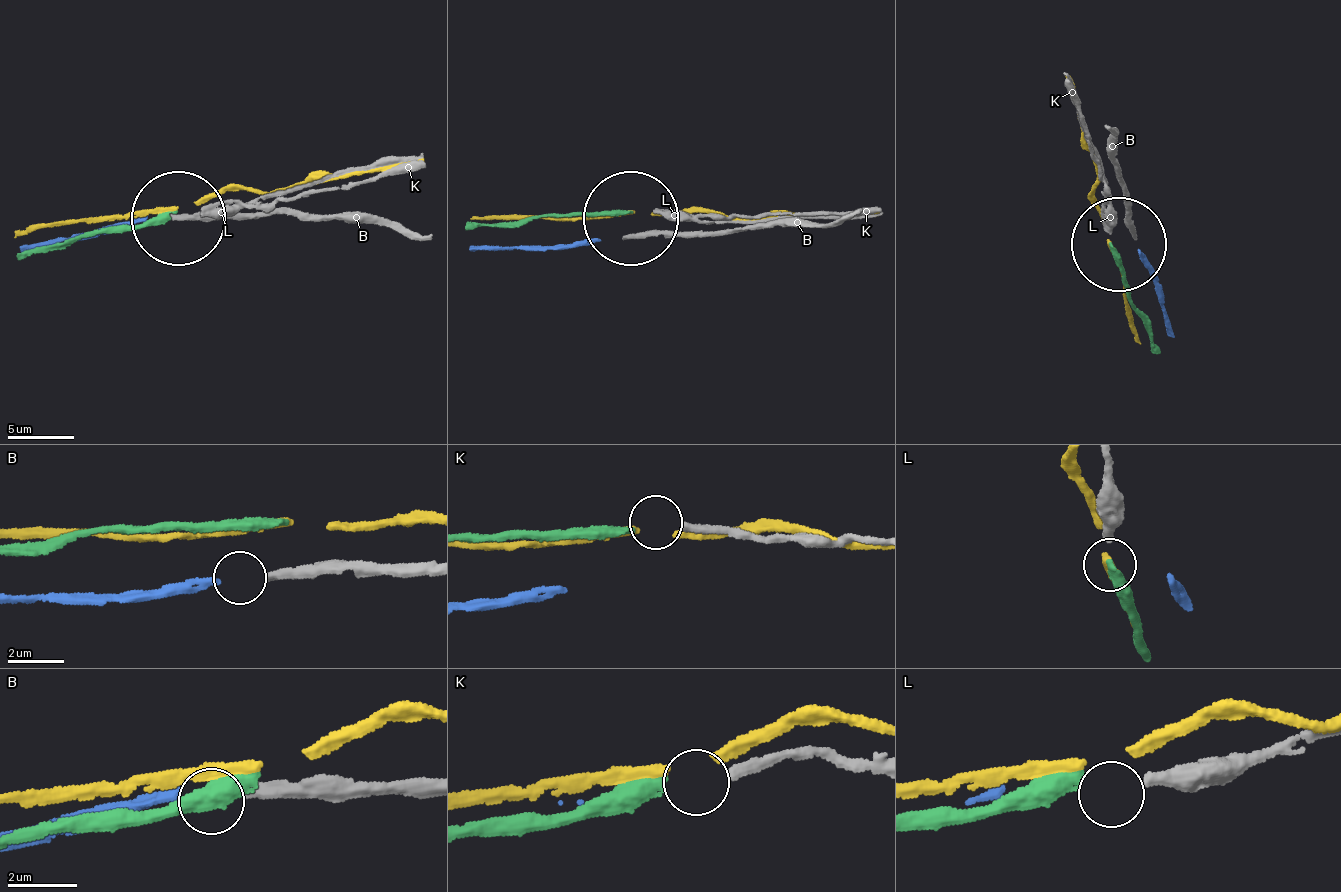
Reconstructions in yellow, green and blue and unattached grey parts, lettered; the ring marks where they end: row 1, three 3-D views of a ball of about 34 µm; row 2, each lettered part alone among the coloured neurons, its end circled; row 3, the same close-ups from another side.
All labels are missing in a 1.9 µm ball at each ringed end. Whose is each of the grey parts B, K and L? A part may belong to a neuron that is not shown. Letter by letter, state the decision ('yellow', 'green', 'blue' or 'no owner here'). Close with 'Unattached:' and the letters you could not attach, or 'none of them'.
B: blue
K: green
L: no owner here
Unattached: L

